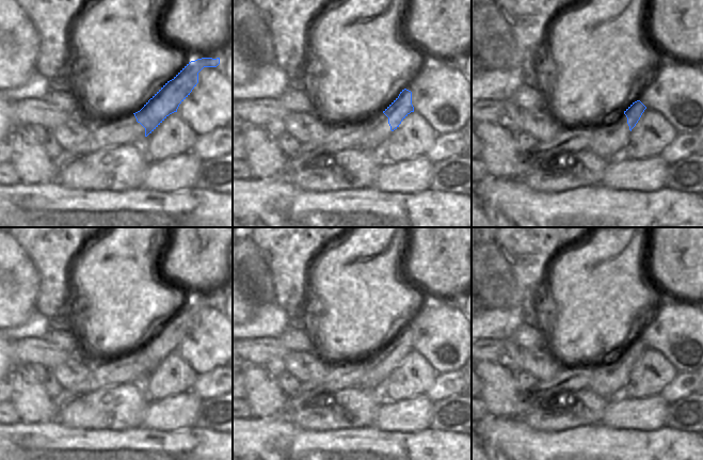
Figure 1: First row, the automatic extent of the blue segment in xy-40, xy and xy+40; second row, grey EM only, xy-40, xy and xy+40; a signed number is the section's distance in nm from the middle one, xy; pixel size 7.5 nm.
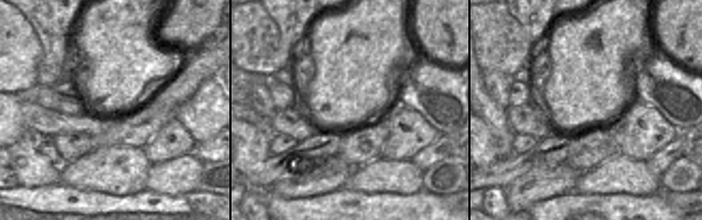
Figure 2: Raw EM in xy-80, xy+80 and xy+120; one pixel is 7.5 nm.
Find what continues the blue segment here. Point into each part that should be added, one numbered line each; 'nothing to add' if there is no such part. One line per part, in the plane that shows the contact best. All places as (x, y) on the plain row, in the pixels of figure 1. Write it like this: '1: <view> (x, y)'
1: xy (378, 369)

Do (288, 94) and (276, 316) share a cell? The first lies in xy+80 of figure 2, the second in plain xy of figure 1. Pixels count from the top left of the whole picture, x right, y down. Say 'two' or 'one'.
two

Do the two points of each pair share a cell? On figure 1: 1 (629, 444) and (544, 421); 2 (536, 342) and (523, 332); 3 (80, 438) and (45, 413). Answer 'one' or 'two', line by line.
1: two
2: one
3: two

